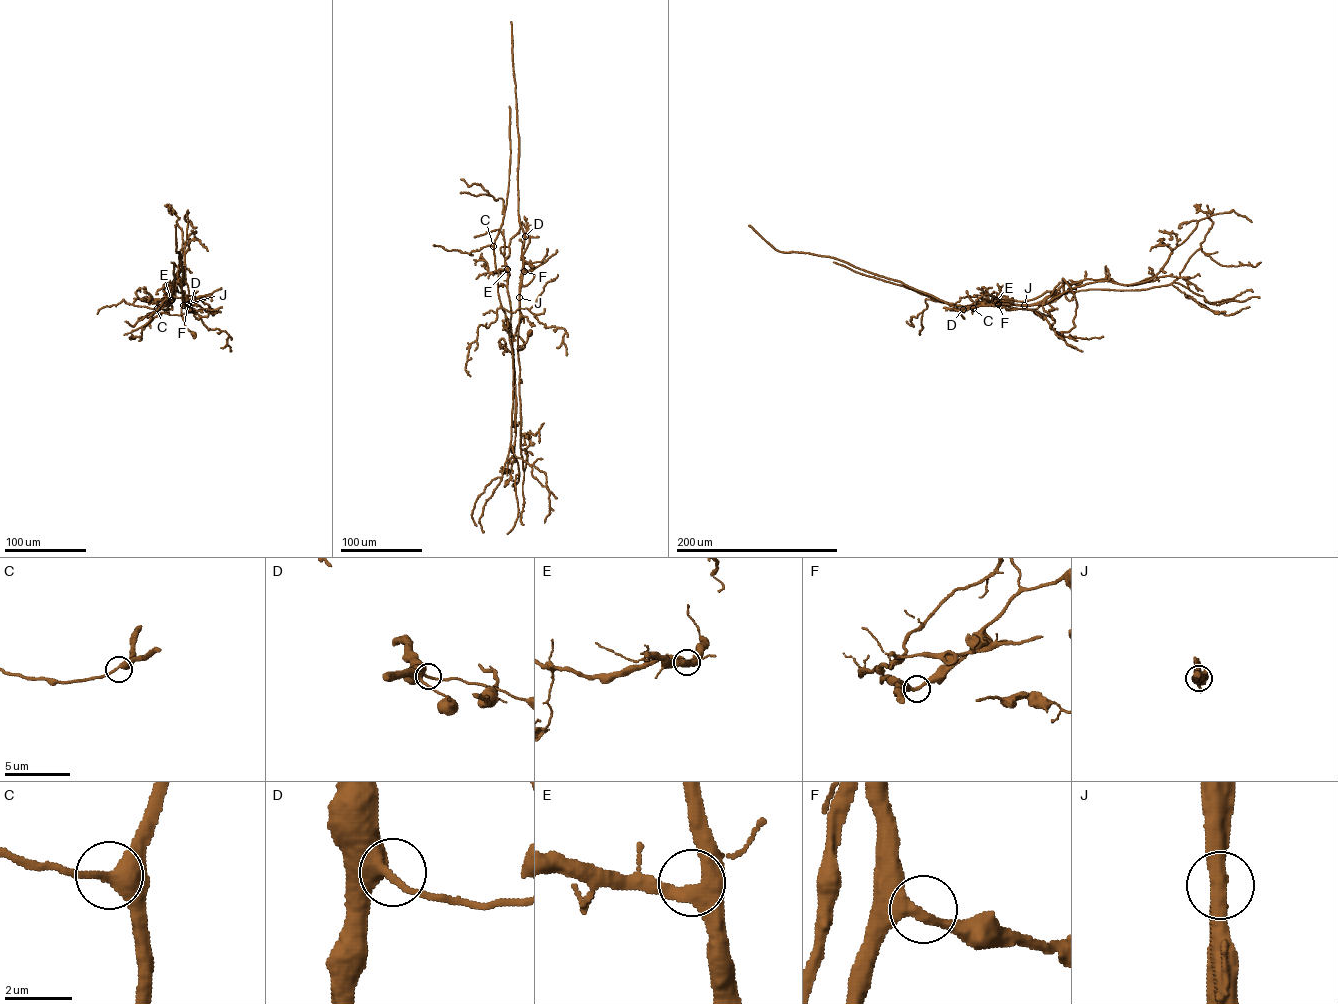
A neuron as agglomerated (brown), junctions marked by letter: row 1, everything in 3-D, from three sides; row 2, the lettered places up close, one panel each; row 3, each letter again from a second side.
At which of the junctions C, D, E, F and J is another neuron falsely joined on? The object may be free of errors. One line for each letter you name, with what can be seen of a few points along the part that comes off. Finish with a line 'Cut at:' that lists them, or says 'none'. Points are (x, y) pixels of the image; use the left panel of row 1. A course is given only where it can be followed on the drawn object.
J: (183, 305), (187, 303), (188, 308), (182, 300), (183, 270), (176, 250), (175, 225)
Cut at: J

